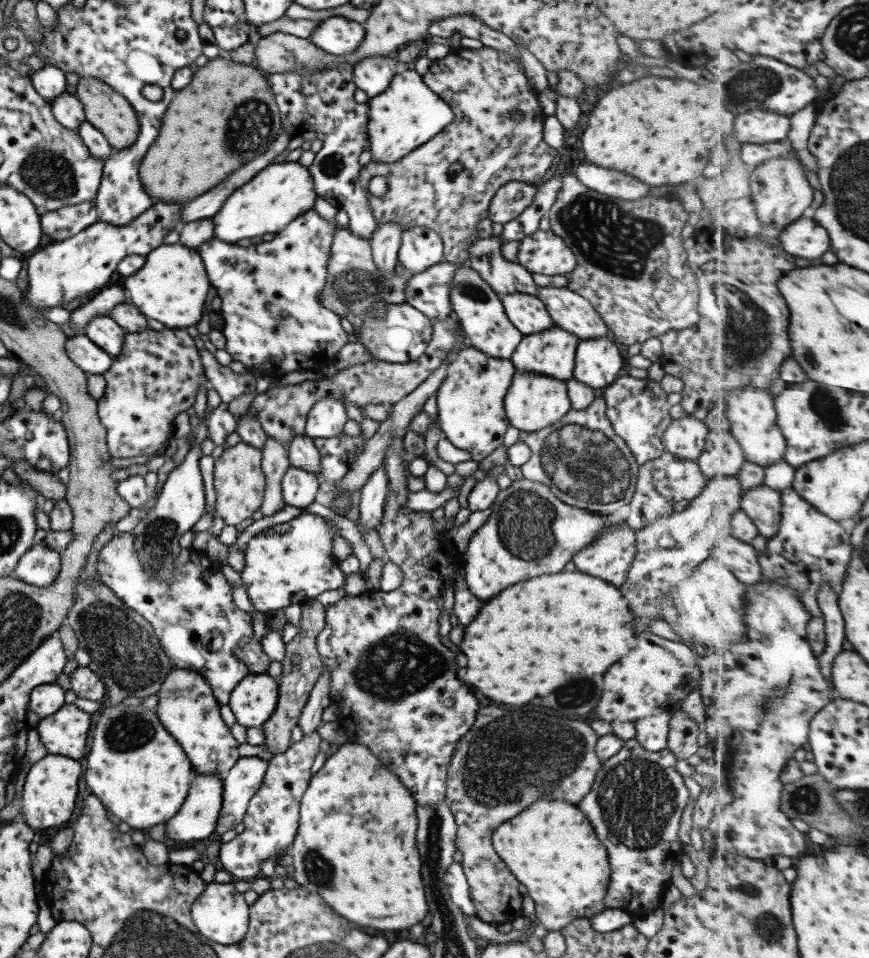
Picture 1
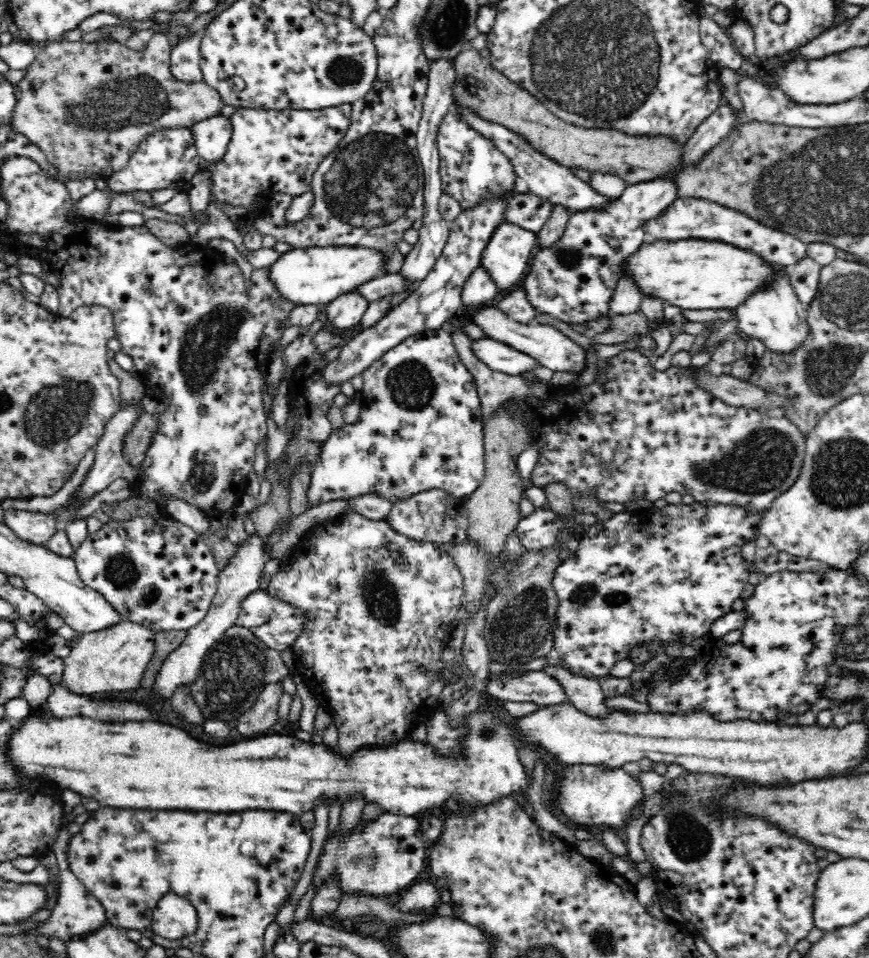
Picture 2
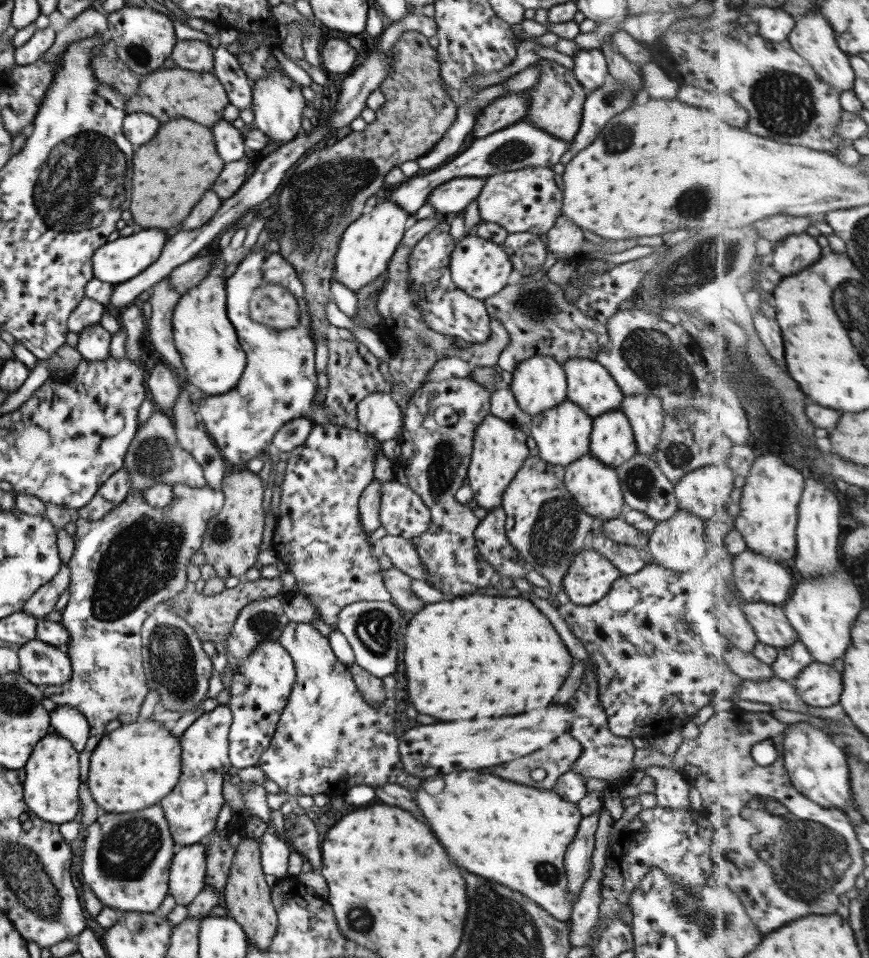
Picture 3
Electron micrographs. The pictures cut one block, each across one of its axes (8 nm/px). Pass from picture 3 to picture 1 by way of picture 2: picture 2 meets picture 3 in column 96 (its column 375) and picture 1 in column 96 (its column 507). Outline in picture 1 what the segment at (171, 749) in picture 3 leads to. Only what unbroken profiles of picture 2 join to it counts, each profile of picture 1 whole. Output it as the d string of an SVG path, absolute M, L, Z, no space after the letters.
M117 703L98 710L85 756L85 784L99 802L131 828L167 822L187 796L193 772L177 741L163 728L155 710Z

